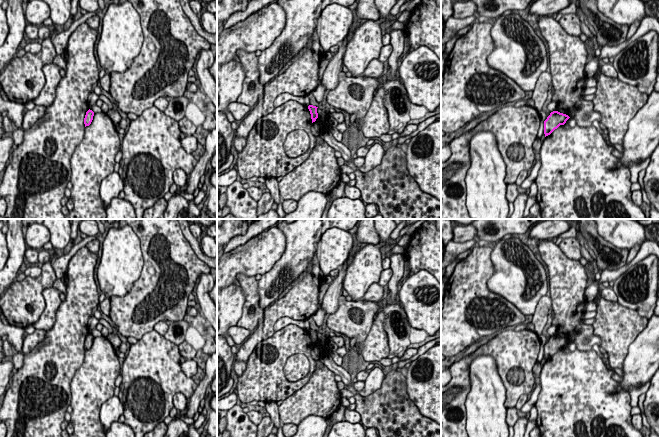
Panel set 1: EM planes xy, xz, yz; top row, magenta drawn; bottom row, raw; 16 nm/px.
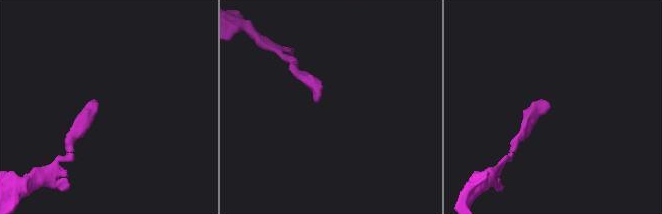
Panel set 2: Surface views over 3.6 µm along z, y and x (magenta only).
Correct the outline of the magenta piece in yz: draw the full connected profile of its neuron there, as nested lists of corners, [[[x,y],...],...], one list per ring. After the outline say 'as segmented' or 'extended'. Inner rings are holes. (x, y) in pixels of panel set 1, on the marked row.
[[[553,111],[544,121],[544,134],[545,137],[550,135],[560,125],[564,125],[570,117],[558,111]]] | as segmented

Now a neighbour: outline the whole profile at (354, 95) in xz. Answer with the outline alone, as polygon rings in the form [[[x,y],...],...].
[[[341,71],[337,87],[327,92],[325,100],[349,115],[355,114],[358,122],[356,127],[360,130],[359,123],[367,114],[379,85],[381,85],[379,78],[348,77]]]

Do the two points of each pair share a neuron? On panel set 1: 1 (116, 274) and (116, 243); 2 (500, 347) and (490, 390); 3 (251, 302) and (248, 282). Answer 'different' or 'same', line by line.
1: same
2: different
3: same

